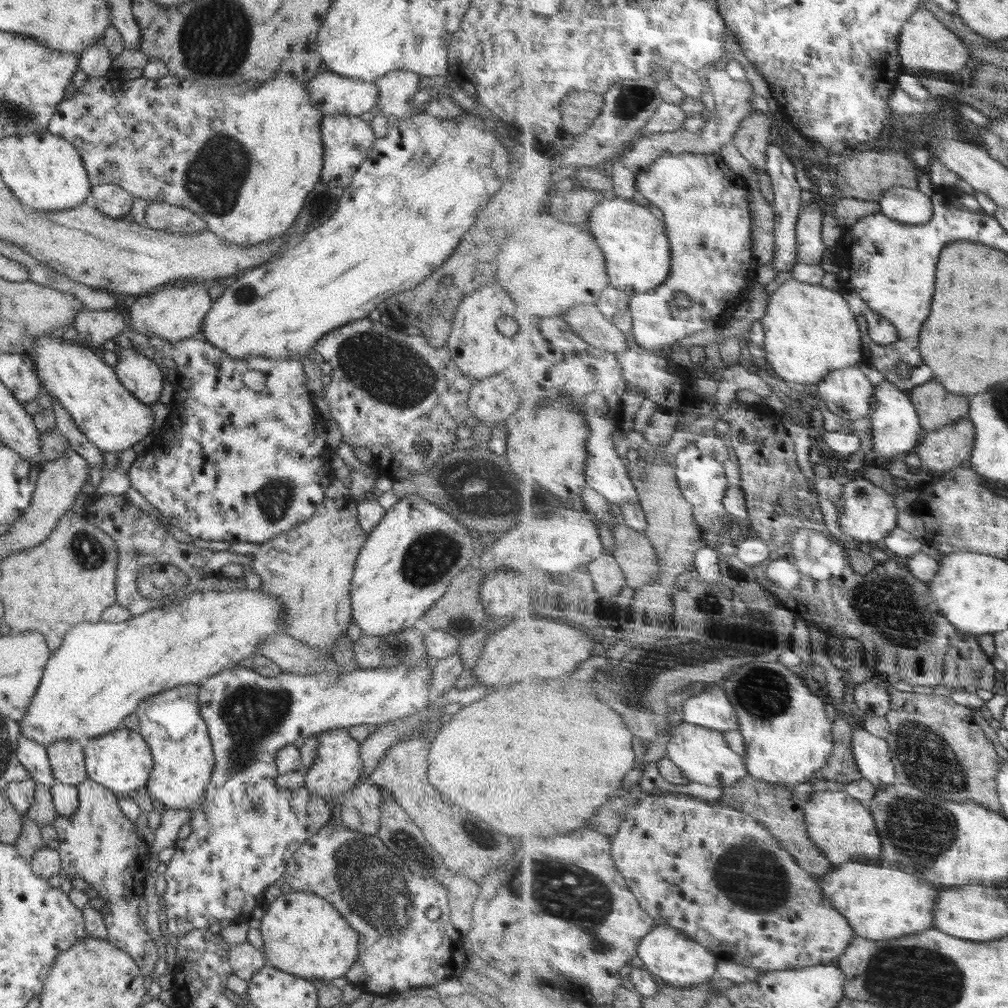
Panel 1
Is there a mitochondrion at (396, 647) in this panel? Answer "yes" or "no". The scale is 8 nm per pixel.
yes

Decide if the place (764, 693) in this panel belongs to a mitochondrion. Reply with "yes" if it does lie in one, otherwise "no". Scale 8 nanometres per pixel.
yes

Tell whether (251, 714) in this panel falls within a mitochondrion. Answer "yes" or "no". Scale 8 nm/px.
yes

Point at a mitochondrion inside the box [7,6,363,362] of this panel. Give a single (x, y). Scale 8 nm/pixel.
(214, 179)

